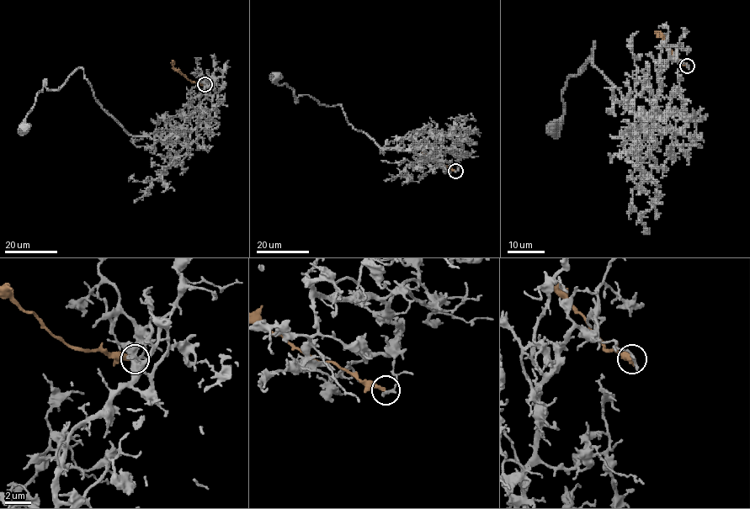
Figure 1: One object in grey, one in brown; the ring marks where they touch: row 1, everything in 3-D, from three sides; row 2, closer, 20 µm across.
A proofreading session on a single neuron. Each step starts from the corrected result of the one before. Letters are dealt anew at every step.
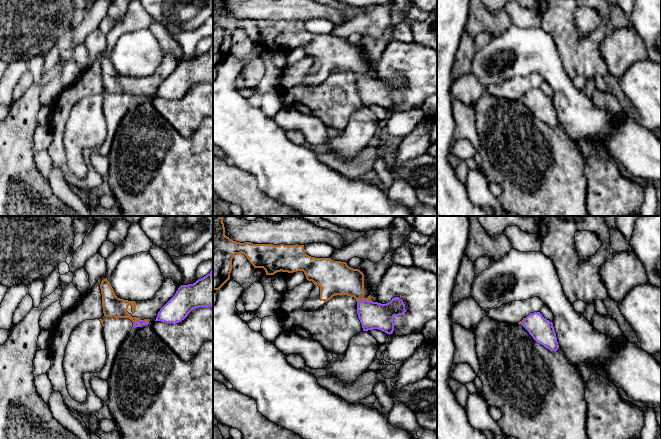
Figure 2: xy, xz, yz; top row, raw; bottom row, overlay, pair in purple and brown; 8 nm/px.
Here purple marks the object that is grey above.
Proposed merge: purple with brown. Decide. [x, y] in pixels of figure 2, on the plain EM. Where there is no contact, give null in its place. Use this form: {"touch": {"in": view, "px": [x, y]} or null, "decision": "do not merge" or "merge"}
{"touch": {"in": "xz", "px": [364, 76]}, "decision": "do not merge"}

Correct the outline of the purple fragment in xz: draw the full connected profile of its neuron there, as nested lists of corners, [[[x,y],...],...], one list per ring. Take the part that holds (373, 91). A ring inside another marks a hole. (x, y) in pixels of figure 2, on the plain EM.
[[[399,73],[392,74],[386,80],[360,76],[357,77],[357,90],[363,107],[372,105],[381,106],[387,110],[394,107],[393,95],[395,92],[405,90],[405,80]]]

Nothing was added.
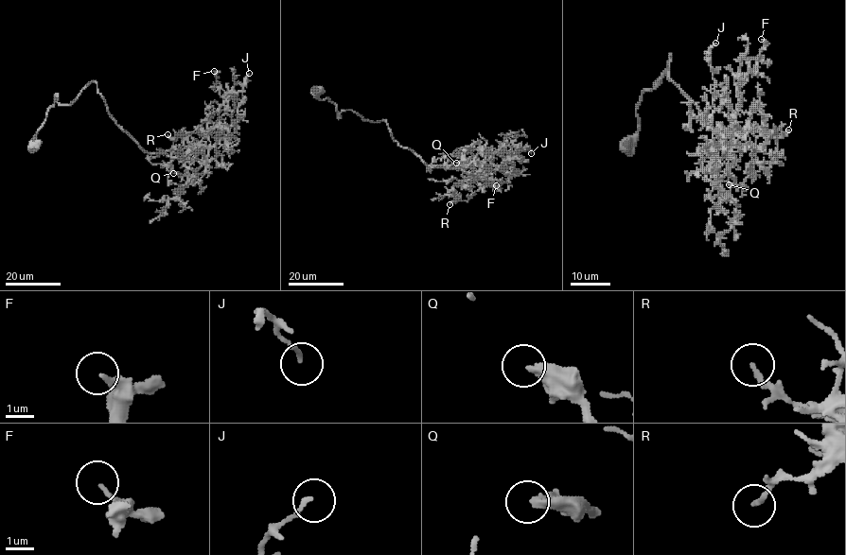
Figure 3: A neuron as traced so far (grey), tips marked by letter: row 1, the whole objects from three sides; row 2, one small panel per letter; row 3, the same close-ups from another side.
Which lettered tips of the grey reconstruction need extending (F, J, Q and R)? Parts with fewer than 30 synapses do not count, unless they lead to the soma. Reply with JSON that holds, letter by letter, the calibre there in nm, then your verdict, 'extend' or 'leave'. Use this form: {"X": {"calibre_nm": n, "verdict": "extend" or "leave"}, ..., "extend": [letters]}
{"F": {"calibre_nm": 160, "verdict": "leave"}, "J": {"calibre_nm": 140, "verdict": "leave"}, "Q": {"calibre_nm": 320, "verdict": "leave"}, "R": {"calibre_nm": 170, "verdict": "leave"}, "extend": []}

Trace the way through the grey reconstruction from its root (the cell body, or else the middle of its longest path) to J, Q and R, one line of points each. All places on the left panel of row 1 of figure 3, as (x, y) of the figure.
J: (34, 146), (54, 96), (70, 104), (95, 81), (145, 151), (184, 157), (233, 124), (249, 73)
Q: (34, 146), (54, 96), (70, 104), (95, 81), (145, 151), (193, 148), (201, 165), (173, 173)
R: (34, 146), (54, 96), (70, 104), (93, 81), (145, 151), (182, 157), (202, 145), (170, 163), (167, 134)

